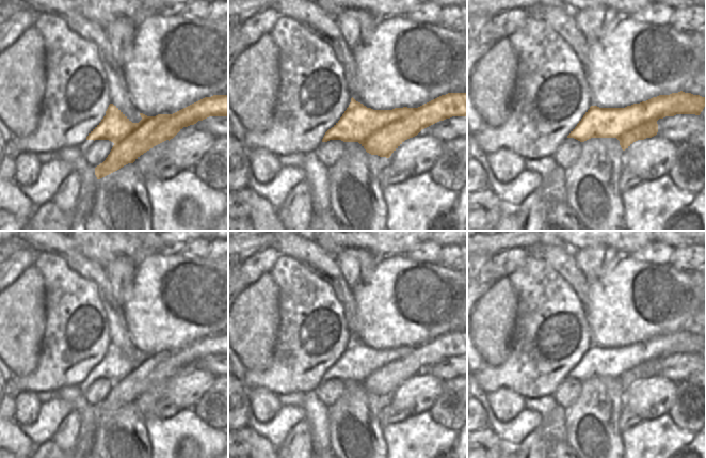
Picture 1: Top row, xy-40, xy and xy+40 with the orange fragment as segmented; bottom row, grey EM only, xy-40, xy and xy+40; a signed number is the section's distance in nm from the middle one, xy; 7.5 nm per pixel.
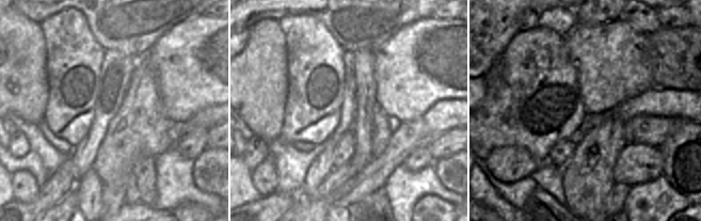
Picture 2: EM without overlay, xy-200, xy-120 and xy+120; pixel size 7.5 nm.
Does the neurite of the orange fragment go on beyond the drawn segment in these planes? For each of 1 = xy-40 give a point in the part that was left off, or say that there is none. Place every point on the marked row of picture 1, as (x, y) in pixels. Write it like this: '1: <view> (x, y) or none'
1: none

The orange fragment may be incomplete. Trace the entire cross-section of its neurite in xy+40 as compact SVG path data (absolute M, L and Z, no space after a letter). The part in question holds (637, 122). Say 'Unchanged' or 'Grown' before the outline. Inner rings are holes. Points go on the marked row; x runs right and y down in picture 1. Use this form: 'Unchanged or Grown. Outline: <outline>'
Unchanged. Outline: M680 91L625 108L591 106L567 138L580 142L591 138L616 138L625 151L638 140L656 136L659 119L676 114L700 115L705 104L706 97Z

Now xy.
Unchanged. Outline: M448 93L418 108L373 110L353 97L322 142L358 142L367 153L389 158L407 139L452 116L467 116L467 93Z

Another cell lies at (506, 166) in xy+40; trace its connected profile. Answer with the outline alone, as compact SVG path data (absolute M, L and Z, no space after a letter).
M499 148L486 157L492 173L501 183L510 183L526 170L524 158L508 148Z

